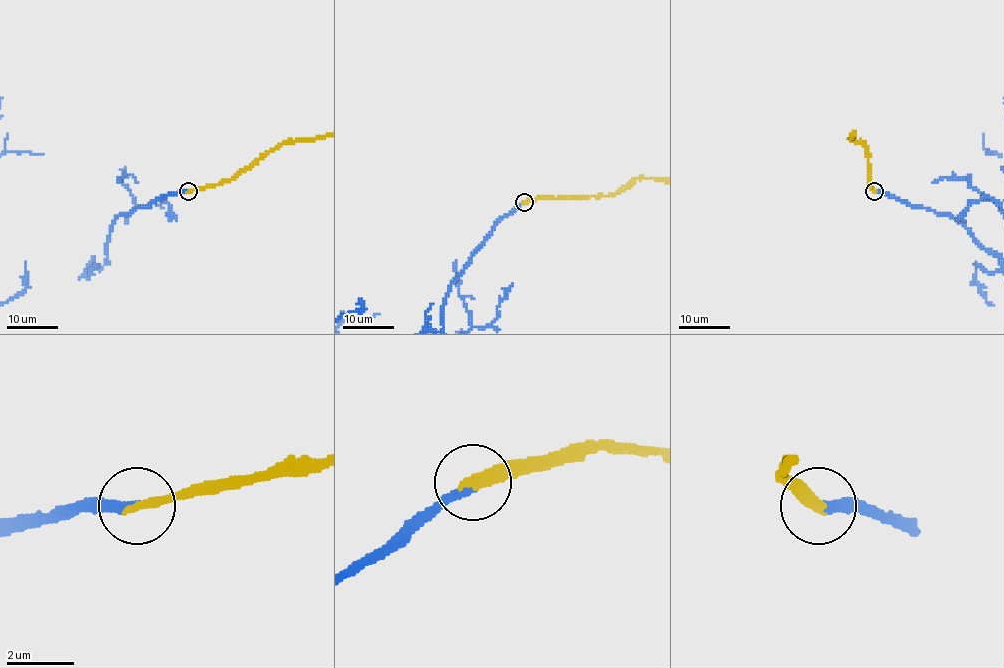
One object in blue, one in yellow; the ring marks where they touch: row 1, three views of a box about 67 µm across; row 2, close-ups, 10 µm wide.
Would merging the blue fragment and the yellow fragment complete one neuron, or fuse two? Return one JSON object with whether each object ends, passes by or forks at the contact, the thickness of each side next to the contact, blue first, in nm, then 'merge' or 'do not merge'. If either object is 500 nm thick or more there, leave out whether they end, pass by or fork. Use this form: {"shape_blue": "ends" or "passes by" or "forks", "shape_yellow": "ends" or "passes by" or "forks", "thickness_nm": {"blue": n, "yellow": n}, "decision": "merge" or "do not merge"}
{"shape_blue": "ends", "shape_yellow": "ends", "thickness_nm": {"blue": 280, "yellow": 360}, "decision": "merge"}

